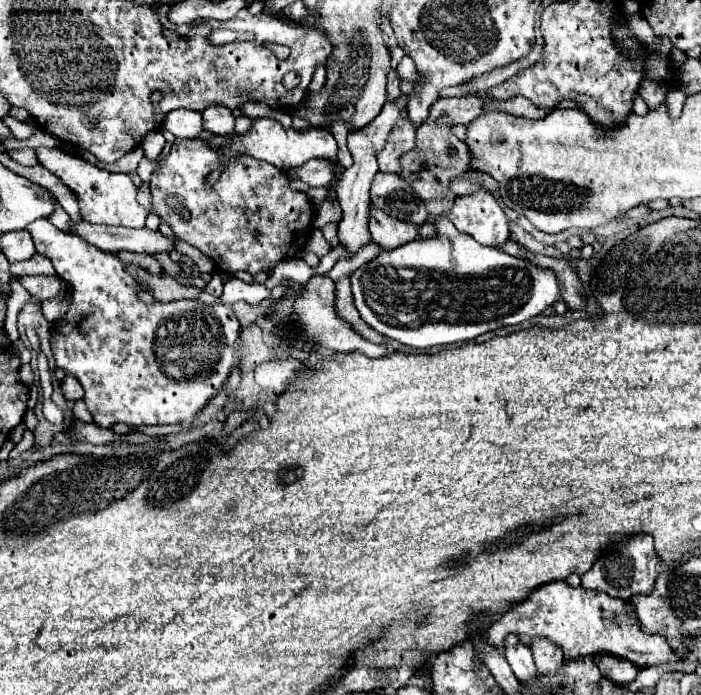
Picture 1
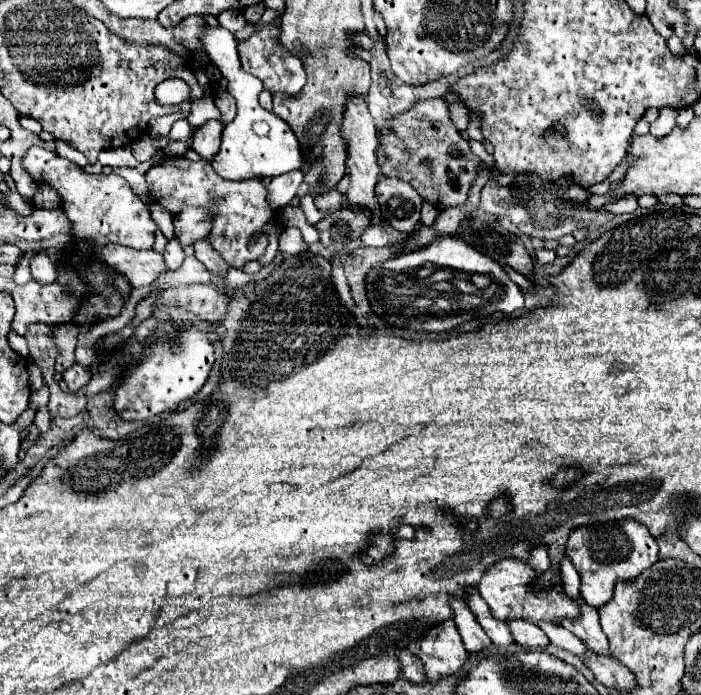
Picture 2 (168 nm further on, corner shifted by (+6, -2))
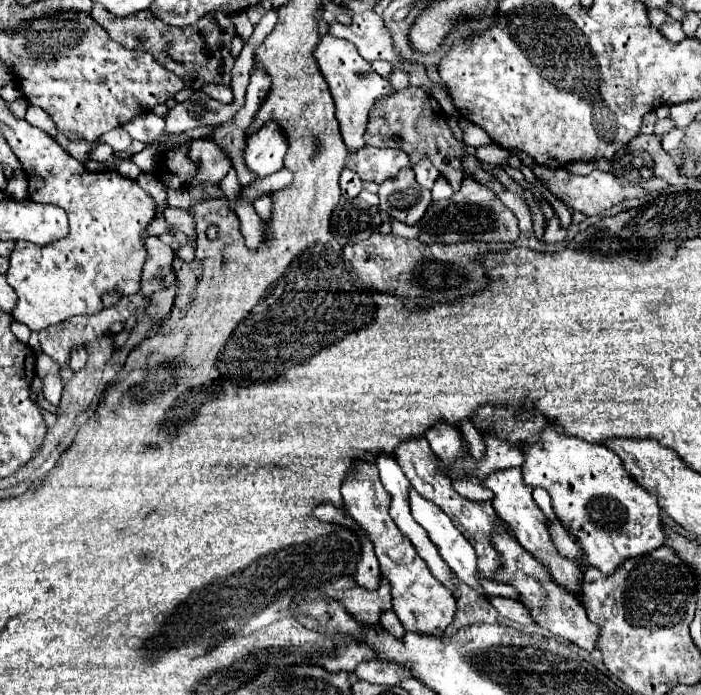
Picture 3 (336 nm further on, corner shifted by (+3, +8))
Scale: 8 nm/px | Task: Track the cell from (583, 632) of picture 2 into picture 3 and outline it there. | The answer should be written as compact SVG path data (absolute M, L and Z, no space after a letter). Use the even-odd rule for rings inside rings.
M511 467L511 469L497 469L497 471L491 471L487 475L487 479L483 479L483 485L489 487L493 493L495 493L495 499L493 499L493 507L497 511L497 515L513 529L515 537L519 539L519 543L533 553L533 557L537 557L549 571L551 575L555 577L555 581L563 587L567 587L569 591L573 591L579 599L581 599L581 591L579 591L579 583L581 583L581 573L579 573L579 567L575 565L575 561L567 561L553 545L551 541L551 535L545 527L545 515L543 511L537 507L537 503L533 501L533 487L527 487L523 485L523 479L521 479L521 469L519 467Z

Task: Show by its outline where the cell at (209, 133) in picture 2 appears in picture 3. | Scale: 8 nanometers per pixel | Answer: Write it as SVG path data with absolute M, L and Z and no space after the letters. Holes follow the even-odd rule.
M197 139L193 141L189 149L189 159L199 163L197 165L197 175L189 183L189 187L197 187L201 183L213 183L217 185L227 171L231 169L231 157L227 151L217 147L211 139Z

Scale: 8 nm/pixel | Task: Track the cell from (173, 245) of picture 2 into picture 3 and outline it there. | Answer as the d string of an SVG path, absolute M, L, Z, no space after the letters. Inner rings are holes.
M169 207L165 211L165 217L167 217L167 223L173 225L177 231L185 233L189 239L193 239L195 235L195 223L191 221L189 213L185 213L183 209L175 209L175 207Z

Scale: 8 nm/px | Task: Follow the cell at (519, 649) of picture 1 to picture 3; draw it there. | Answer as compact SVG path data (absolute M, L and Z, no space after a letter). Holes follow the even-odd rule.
M409 487L409 499L411 499L411 515L413 515L413 519L427 531L429 539L437 545L443 561L447 561L447 565L451 567L451 571L457 573L457 577L463 583L467 583L473 589L477 589L479 593L483 593L481 587L479 587L479 583L477 583L477 579L475 579L475 575L477 575L477 557L475 557L475 551L471 549L471 543L467 543L463 539L463 535L459 533L459 529L451 523L451 519L439 507L435 507L431 501L423 499L413 487Z

